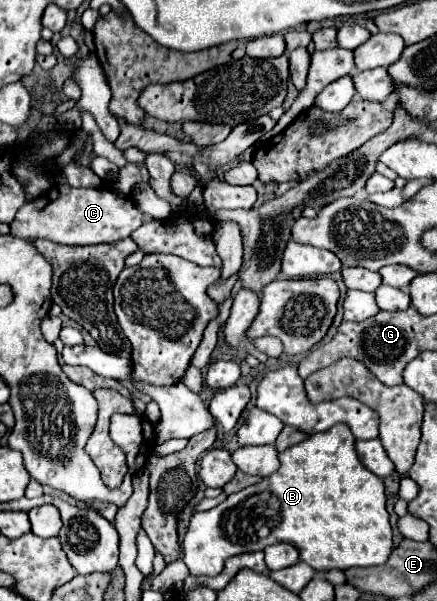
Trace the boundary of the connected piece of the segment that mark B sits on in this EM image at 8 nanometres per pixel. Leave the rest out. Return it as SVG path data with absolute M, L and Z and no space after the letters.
M336 424L326 432L312 434L304 442L280 454L280 468L276 474L270 474L258 484L230 494L222 504L208 512L196 512L190 518L186 536L182 540L182 560L188 566L190 576L214 578L222 572L224 560L230 556L264 550L266 546L286 540L290 540L288 544L294 544L300 559L316 568L316 572L384 564L392 552L392 528L386 512L384 484L378 476L362 466L354 444L356 438L348 424Z

